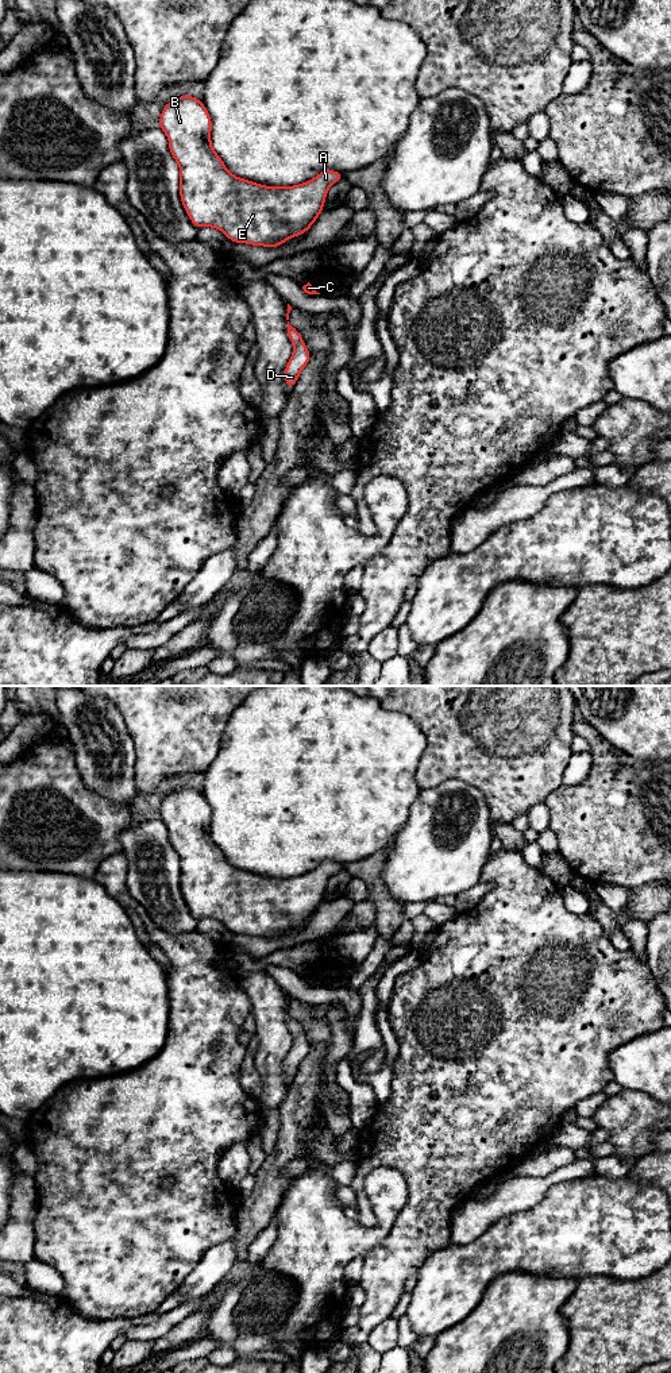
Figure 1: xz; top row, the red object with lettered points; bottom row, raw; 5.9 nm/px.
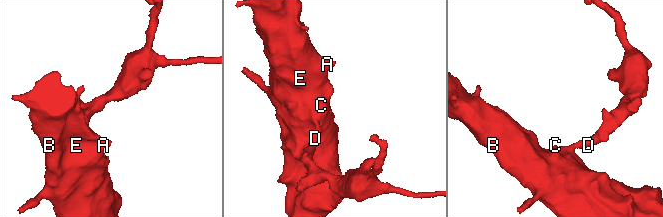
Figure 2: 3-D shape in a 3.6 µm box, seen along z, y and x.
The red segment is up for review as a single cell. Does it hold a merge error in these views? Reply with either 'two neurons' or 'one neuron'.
one neuron

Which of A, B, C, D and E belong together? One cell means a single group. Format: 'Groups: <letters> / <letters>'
Groups: A B C D E

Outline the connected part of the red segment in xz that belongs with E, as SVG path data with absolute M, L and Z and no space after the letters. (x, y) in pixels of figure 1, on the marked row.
M182 95L165 104L158 126L166 134L169 151L180 166L180 198L192 224L197 228L212 227L220 230L234 243L273 248L309 231L324 209L329 186L344 178L342 171L323 170L312 180L294 186L265 186L234 176L212 147L212 119L204 103L190 95Z

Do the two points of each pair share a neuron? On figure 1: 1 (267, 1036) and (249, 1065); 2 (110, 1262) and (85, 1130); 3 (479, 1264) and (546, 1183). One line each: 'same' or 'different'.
1: different
2: same
3: different

